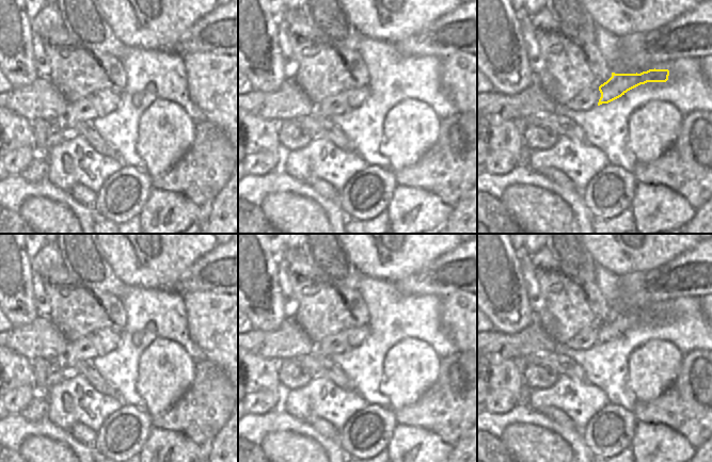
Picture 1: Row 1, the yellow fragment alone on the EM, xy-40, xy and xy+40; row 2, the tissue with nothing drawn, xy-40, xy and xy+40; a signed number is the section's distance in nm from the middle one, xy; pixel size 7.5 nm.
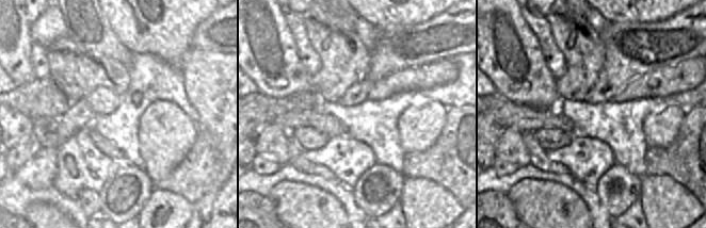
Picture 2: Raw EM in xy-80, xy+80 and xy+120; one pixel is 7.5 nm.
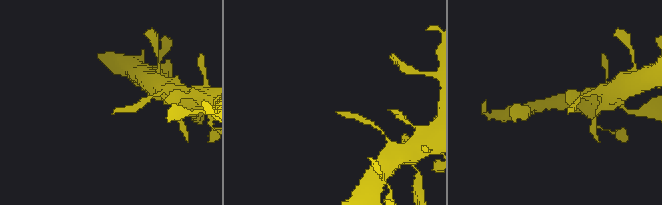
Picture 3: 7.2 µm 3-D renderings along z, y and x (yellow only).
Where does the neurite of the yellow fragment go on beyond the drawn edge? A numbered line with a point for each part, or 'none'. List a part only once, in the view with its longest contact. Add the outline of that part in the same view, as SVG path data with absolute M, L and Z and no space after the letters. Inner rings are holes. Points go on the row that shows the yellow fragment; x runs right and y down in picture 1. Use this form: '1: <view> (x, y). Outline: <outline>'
none.

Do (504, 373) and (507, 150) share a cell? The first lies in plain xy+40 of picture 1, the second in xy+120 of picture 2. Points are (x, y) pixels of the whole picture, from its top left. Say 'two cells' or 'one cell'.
one cell

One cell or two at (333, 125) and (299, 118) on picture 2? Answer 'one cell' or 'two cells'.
one cell

